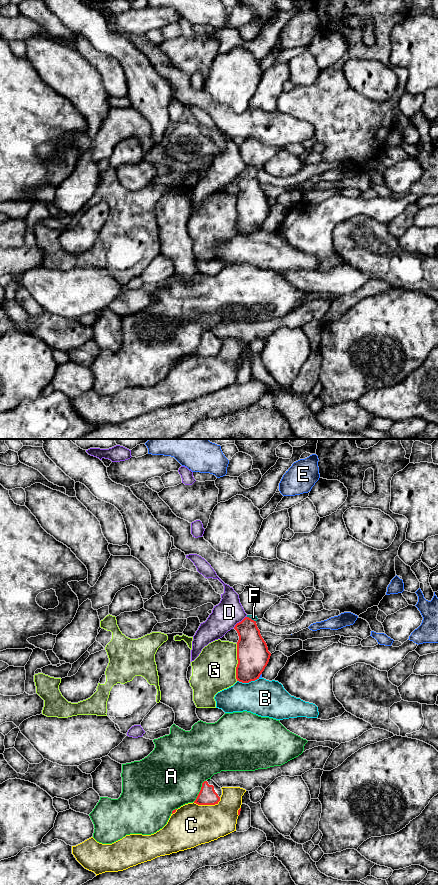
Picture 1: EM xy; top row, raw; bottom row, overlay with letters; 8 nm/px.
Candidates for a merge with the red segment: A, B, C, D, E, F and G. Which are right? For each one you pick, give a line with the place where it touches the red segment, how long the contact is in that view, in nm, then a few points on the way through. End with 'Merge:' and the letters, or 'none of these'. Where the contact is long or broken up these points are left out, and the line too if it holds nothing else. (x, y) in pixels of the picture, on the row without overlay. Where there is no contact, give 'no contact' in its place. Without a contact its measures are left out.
F: contact xy (250, 170); length 80 nm; way xy (251, 200), (250, 170), (253, 169)
Merge: F

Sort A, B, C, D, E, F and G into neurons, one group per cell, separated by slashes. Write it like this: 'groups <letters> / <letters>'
groups A / B / C / D / E / F / G

